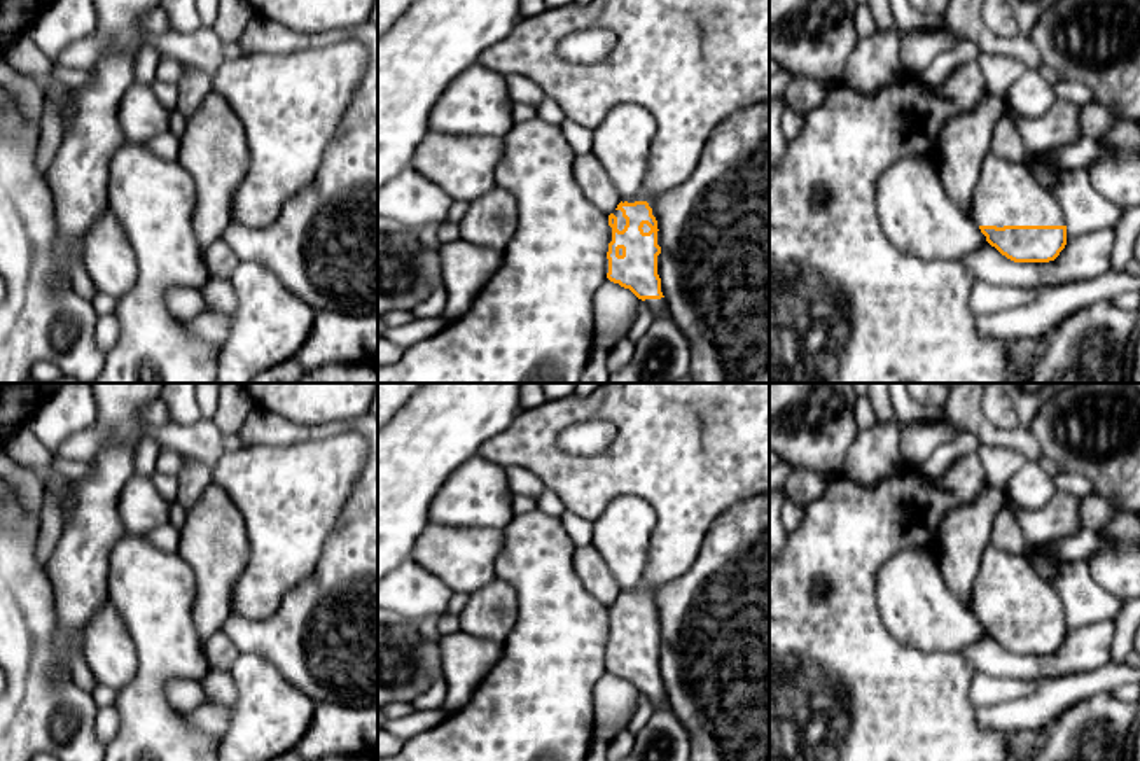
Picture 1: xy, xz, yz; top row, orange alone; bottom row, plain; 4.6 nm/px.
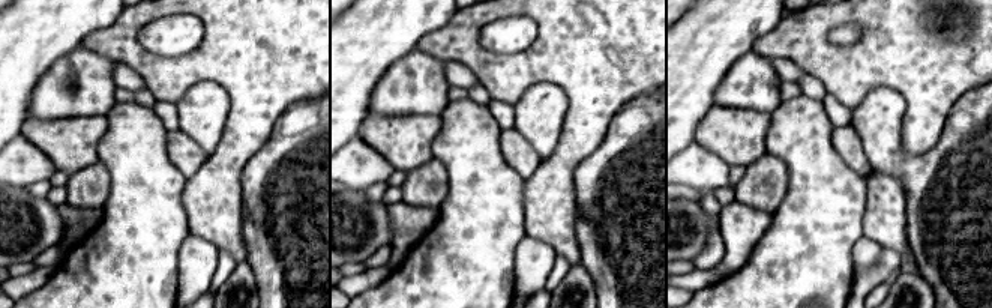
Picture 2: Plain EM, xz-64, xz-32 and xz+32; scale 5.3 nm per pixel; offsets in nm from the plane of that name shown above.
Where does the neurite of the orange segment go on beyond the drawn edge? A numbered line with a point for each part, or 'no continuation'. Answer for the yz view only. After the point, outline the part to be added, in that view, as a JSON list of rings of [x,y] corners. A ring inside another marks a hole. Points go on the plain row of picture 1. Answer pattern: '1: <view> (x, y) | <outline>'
1: yz (1006, 585) | [[[988,544],[974,581],[970,611],[977,618],[1065,618],[1060,595],[1025,555]]]

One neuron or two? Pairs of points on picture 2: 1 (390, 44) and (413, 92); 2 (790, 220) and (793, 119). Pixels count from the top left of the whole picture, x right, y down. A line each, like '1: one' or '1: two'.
1: two
2: one

